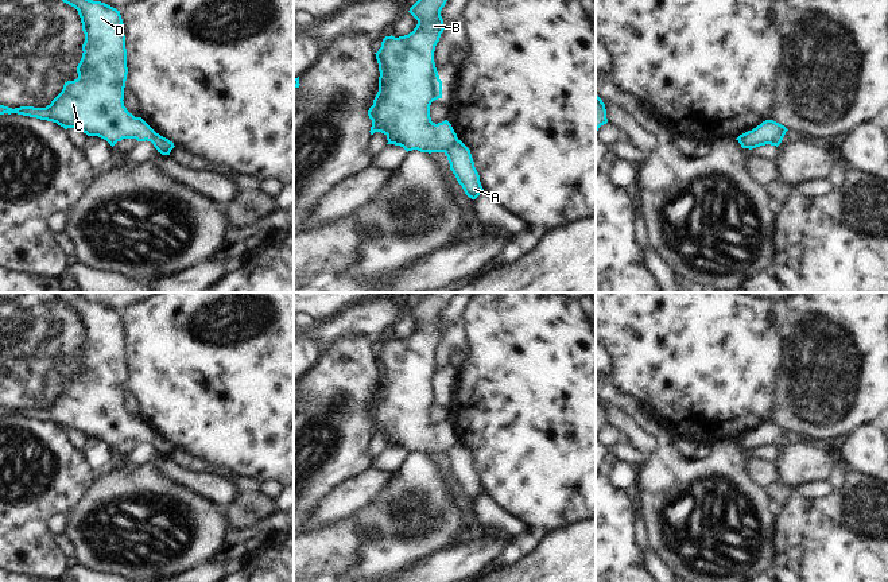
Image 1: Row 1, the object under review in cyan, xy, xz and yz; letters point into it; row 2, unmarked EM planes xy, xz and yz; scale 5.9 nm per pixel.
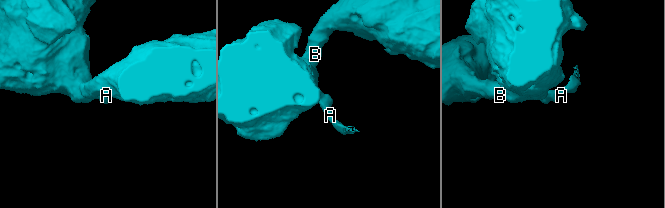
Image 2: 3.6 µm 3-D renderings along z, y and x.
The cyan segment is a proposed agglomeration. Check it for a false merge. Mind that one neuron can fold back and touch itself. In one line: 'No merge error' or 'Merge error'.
Merge error.

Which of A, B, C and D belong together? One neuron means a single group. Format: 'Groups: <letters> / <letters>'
Groups: A / B C D.

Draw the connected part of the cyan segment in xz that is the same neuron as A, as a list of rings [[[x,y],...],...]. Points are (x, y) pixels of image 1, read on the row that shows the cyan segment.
[[[457,139],[454,144],[445,151],[445,155],[450,163],[450,170],[462,186],[465,194],[469,198],[476,199],[484,189],[474,167],[470,150]]]

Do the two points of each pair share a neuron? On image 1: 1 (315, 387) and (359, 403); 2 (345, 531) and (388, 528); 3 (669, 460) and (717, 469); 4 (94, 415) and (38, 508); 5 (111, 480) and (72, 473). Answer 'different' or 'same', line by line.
1: same
2: different
3: same
4: different
5: different

